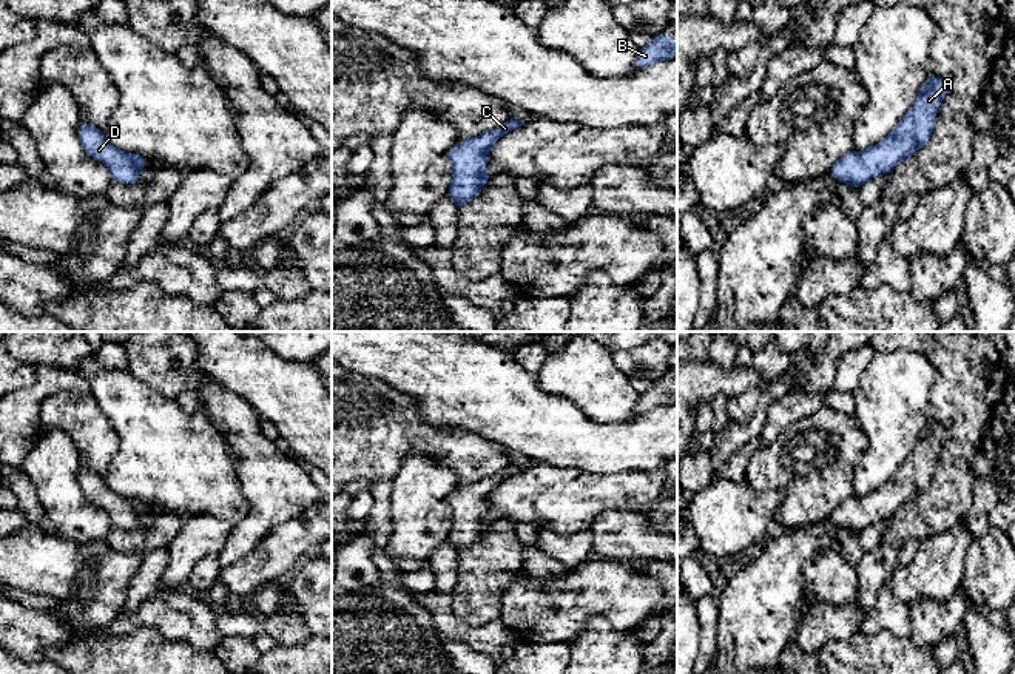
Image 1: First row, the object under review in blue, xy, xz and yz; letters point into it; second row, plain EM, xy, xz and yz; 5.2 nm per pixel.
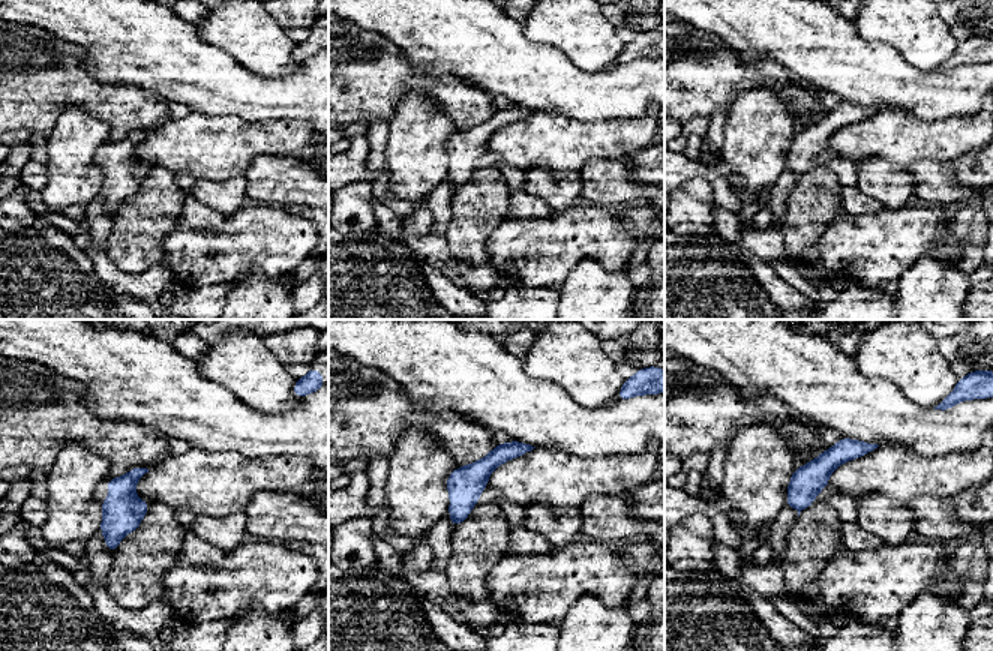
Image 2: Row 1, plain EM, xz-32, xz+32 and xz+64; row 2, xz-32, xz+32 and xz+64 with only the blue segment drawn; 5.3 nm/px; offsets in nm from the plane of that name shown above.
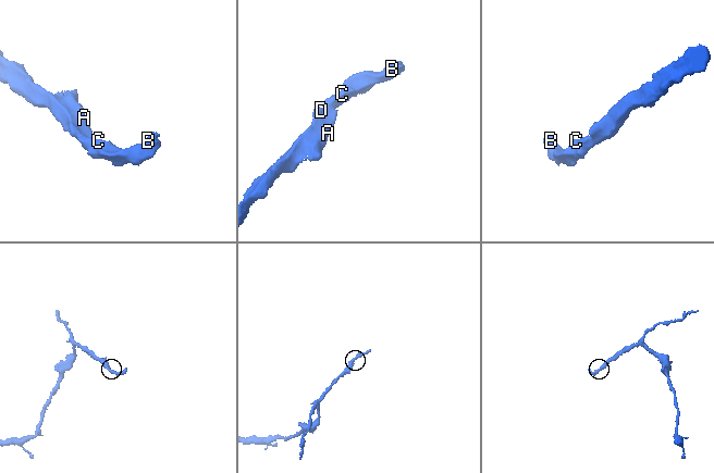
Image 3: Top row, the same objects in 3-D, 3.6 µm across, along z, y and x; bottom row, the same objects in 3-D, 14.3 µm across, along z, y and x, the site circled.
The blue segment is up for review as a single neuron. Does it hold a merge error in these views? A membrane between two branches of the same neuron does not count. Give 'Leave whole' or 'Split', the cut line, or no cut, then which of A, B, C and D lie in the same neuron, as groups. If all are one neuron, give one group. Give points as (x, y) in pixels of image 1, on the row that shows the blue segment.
Leave whole. No split. Groups: A B C D

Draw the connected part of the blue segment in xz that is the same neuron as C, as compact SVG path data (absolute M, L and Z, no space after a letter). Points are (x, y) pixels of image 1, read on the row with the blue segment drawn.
M515 117L508 119L500 128L458 142L447 154L454 174L447 196L457 210L477 197L483 185L489 180L486 173L486 156L492 145L509 131L524 125Z

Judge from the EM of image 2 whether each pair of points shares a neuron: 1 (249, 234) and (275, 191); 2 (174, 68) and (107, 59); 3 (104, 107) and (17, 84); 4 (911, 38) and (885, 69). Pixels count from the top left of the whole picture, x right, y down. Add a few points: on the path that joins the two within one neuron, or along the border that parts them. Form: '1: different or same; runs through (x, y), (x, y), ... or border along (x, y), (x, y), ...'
1: different; border along (249, 201), (291, 206), (294, 209)
2: same; runs through (158, 59), (123, 59)
3: same; runs through (83, 92), (72, 81), (38, 81)
4: different; border along (866, 39), (890, 44), (911, 65), (929, 72)

